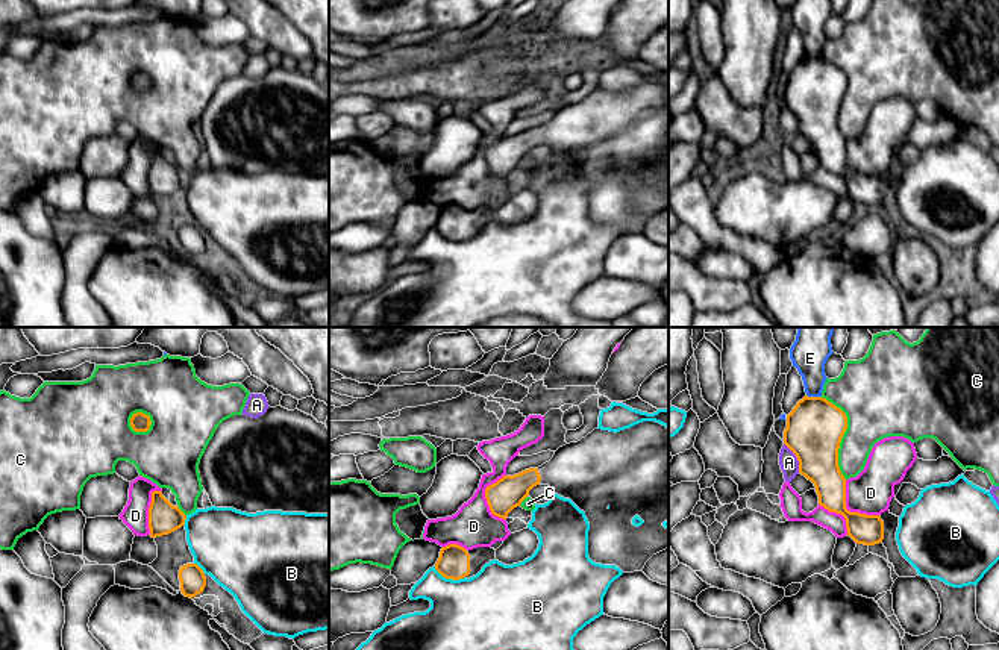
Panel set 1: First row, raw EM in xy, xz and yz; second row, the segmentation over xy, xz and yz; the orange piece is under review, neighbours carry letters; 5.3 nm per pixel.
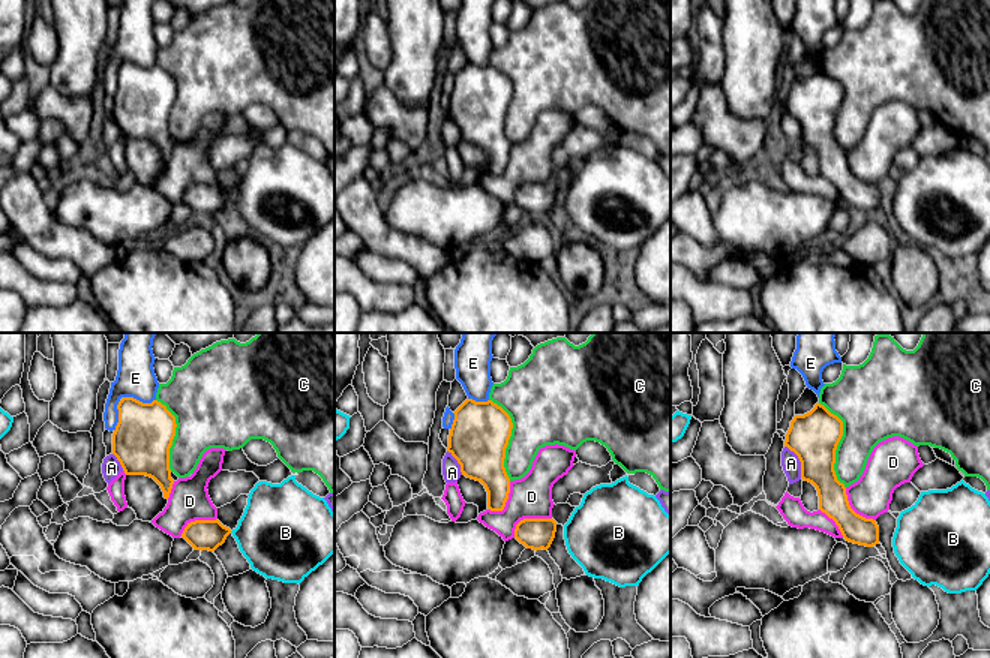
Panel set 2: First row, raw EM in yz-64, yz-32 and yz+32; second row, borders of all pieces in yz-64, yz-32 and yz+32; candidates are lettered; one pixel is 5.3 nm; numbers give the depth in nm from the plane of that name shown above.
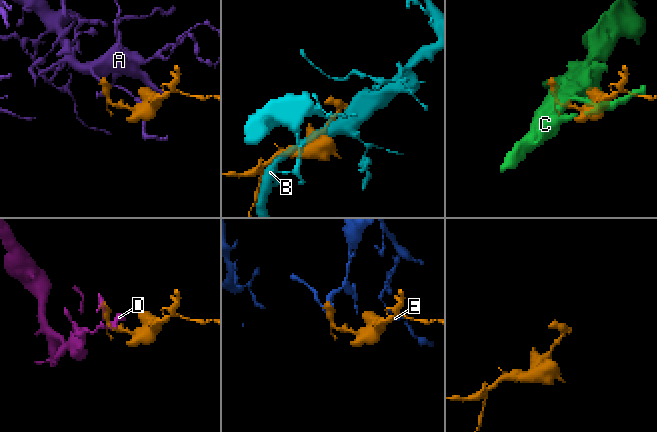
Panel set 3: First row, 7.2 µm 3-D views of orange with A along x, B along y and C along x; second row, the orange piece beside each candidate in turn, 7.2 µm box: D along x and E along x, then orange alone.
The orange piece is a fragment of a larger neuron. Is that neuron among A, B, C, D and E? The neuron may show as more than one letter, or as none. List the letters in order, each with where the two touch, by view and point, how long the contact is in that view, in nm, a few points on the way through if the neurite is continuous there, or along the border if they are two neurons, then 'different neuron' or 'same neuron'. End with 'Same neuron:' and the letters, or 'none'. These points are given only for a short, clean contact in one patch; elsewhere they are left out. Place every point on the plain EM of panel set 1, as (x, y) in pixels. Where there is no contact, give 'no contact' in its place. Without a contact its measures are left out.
A: meets orange in yz at (796, 117); contact 180 nm long; different neuron
B: meets orange in xz at (449, 238); contact 180 nm long; different neuron
C: meets orange in yz at (843, 94); contact 460 nm long; different neuron
D: meets orange in yz at (849, 171); contact 260 nm long; different neuron
E: meets orange in yz at (814, 58); contact 80 nm long; different neuron
Same neuron: none

